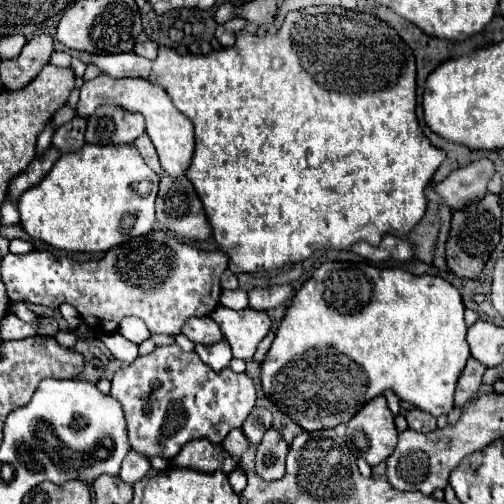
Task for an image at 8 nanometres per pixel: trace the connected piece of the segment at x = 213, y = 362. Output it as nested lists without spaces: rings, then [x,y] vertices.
[[[220,340],[220,342],[210,344],[210,346],[196,344],[196,354],[200,356],[200,360],[206,366],[210,366],[216,372],[226,368],[230,364],[230,360],[232,360],[232,350],[230,350],[230,344],[226,340]]]

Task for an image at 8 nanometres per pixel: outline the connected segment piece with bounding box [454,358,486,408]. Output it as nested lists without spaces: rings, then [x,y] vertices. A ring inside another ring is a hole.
[[[468,358],[466,362],[466,368],[462,370],[460,378],[458,378],[458,384],[456,384],[456,394],[454,394],[454,404],[458,408],[462,408],[466,402],[470,402],[478,388],[482,386],[482,374],[484,374],[484,364],[476,362],[474,358]]]

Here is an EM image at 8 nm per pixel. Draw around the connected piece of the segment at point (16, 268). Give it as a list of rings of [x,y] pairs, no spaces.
[[[152,230],[146,236],[130,238],[120,246],[106,252],[102,260],[76,262],[72,258],[56,258],[46,250],[32,250],[22,256],[8,254],[2,258],[2,282],[6,284],[8,298],[12,302],[34,302],[48,308],[58,308],[60,304],[72,304],[84,322],[96,332],[116,332],[118,324],[126,316],[136,316],[146,322],[152,334],[180,334],[182,324],[192,316],[210,316],[220,302],[220,276],[228,268],[228,256],[222,250],[200,250],[176,236],[166,236],[168,230]]]

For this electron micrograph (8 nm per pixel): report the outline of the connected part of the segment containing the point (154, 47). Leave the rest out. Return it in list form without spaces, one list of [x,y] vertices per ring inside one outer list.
[[[146,40],[146,42],[134,46],[134,54],[144,56],[144,58],[148,58],[148,60],[154,60],[154,58],[156,58],[156,52],[158,52],[158,44],[152,42],[152,40]]]

